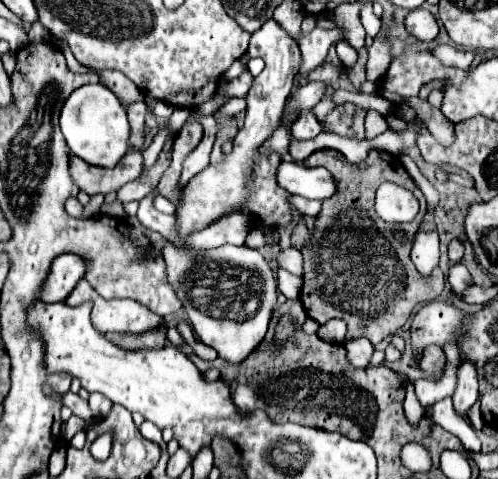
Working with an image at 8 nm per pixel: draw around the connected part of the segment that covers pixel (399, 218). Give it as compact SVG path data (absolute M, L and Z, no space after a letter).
M384 182L376 192L376 214L390 224L410 222L418 214L418 200L410 190Z

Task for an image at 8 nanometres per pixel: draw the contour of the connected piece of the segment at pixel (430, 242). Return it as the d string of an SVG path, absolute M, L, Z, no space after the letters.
M418 232L414 248L412 248L412 262L416 270L426 278L438 266L440 250L438 250L438 234L436 232Z

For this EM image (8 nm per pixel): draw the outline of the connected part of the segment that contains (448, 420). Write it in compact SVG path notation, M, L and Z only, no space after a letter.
M444 398L440 402L436 402L428 412L426 412L428 418L436 420L436 424L440 424L444 430L448 430L450 434L454 434L462 444L464 448L472 450L472 452L480 452L482 450L482 444L476 436L476 432L466 424L466 420L454 410L452 406L452 400L450 398Z

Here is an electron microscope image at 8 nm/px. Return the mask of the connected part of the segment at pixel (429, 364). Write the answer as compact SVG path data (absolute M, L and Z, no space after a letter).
M440 346L424 348L422 360L420 360L422 370L426 370L426 372L440 372L444 368L444 364L446 364L446 356L444 356Z

